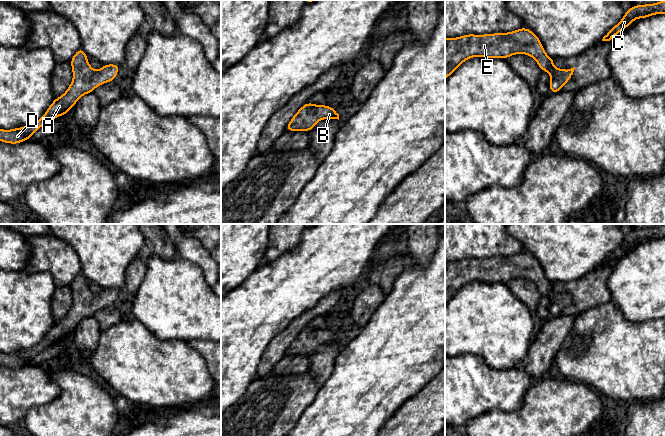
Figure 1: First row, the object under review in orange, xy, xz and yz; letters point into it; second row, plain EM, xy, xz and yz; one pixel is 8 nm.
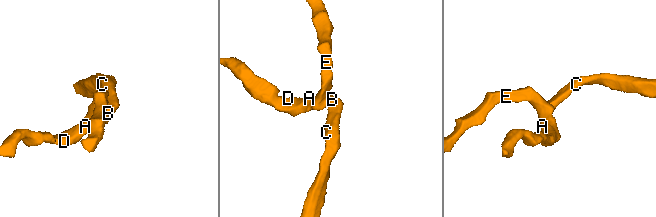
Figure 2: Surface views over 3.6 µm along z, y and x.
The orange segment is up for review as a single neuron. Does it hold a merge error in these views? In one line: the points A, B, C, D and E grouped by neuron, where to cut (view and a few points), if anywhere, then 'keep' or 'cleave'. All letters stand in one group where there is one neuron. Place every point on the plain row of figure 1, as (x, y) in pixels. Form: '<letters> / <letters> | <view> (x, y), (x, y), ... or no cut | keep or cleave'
A B C D E | no cut | keep

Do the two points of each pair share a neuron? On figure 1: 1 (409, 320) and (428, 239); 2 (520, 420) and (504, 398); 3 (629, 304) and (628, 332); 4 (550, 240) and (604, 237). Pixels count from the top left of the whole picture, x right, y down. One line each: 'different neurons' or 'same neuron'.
1: different neurons
2: different neurons
3: different neurons
4: same neuron

